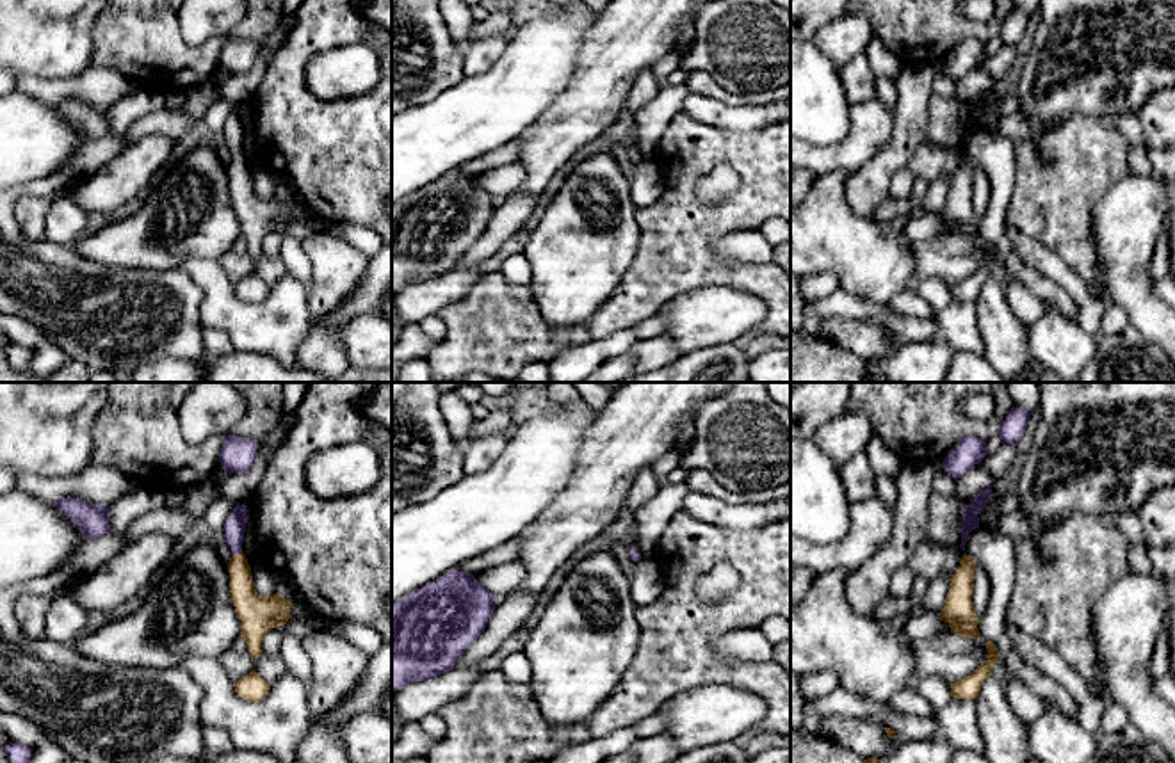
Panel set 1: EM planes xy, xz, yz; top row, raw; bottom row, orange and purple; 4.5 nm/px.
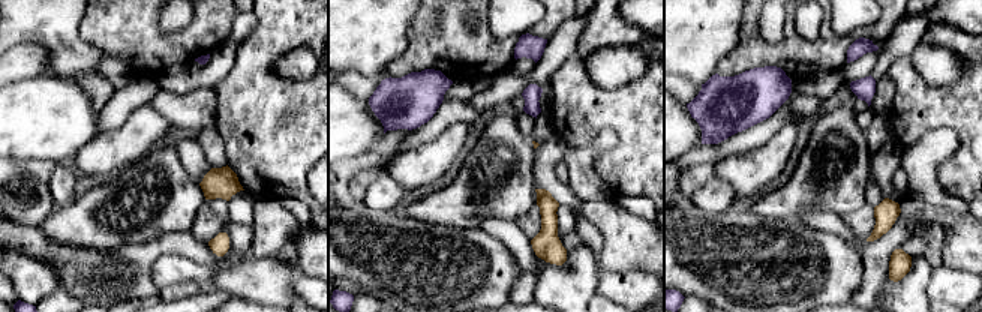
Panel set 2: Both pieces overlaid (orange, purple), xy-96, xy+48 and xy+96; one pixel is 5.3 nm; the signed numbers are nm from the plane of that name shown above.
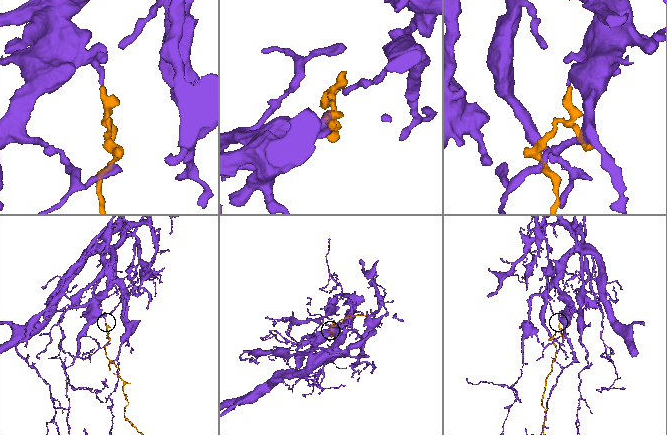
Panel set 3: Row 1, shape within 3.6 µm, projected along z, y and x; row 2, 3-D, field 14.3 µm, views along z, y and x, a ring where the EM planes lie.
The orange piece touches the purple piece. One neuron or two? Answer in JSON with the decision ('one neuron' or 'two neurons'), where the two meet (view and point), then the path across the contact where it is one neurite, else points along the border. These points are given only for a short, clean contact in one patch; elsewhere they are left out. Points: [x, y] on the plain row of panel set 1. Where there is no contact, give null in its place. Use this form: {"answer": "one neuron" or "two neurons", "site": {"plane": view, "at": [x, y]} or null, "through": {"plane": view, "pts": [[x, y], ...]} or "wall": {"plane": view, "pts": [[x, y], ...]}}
{"answer": "one neuron", "site": {"plane": "xy", "at": [239, 155]}, "through": {"plane": "xy", "pts": [[250, 208], [241, 191], [239, 155], [235, 127]]}}

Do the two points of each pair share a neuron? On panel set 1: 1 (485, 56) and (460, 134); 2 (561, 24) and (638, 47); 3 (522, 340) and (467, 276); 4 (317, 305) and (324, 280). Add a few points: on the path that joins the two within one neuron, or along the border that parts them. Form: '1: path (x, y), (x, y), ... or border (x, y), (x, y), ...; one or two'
1: border (508, 43), (486, 70), (465, 77); two
2: border (599, 18), (572, 72); two
3: border (483, 276), (461, 297), (438, 308); two
4: path (323, 299), (324, 285); one

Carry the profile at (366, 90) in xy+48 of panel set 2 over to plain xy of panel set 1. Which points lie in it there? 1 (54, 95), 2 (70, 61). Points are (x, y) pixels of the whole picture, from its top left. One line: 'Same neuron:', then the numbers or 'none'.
Same neuron: 1

